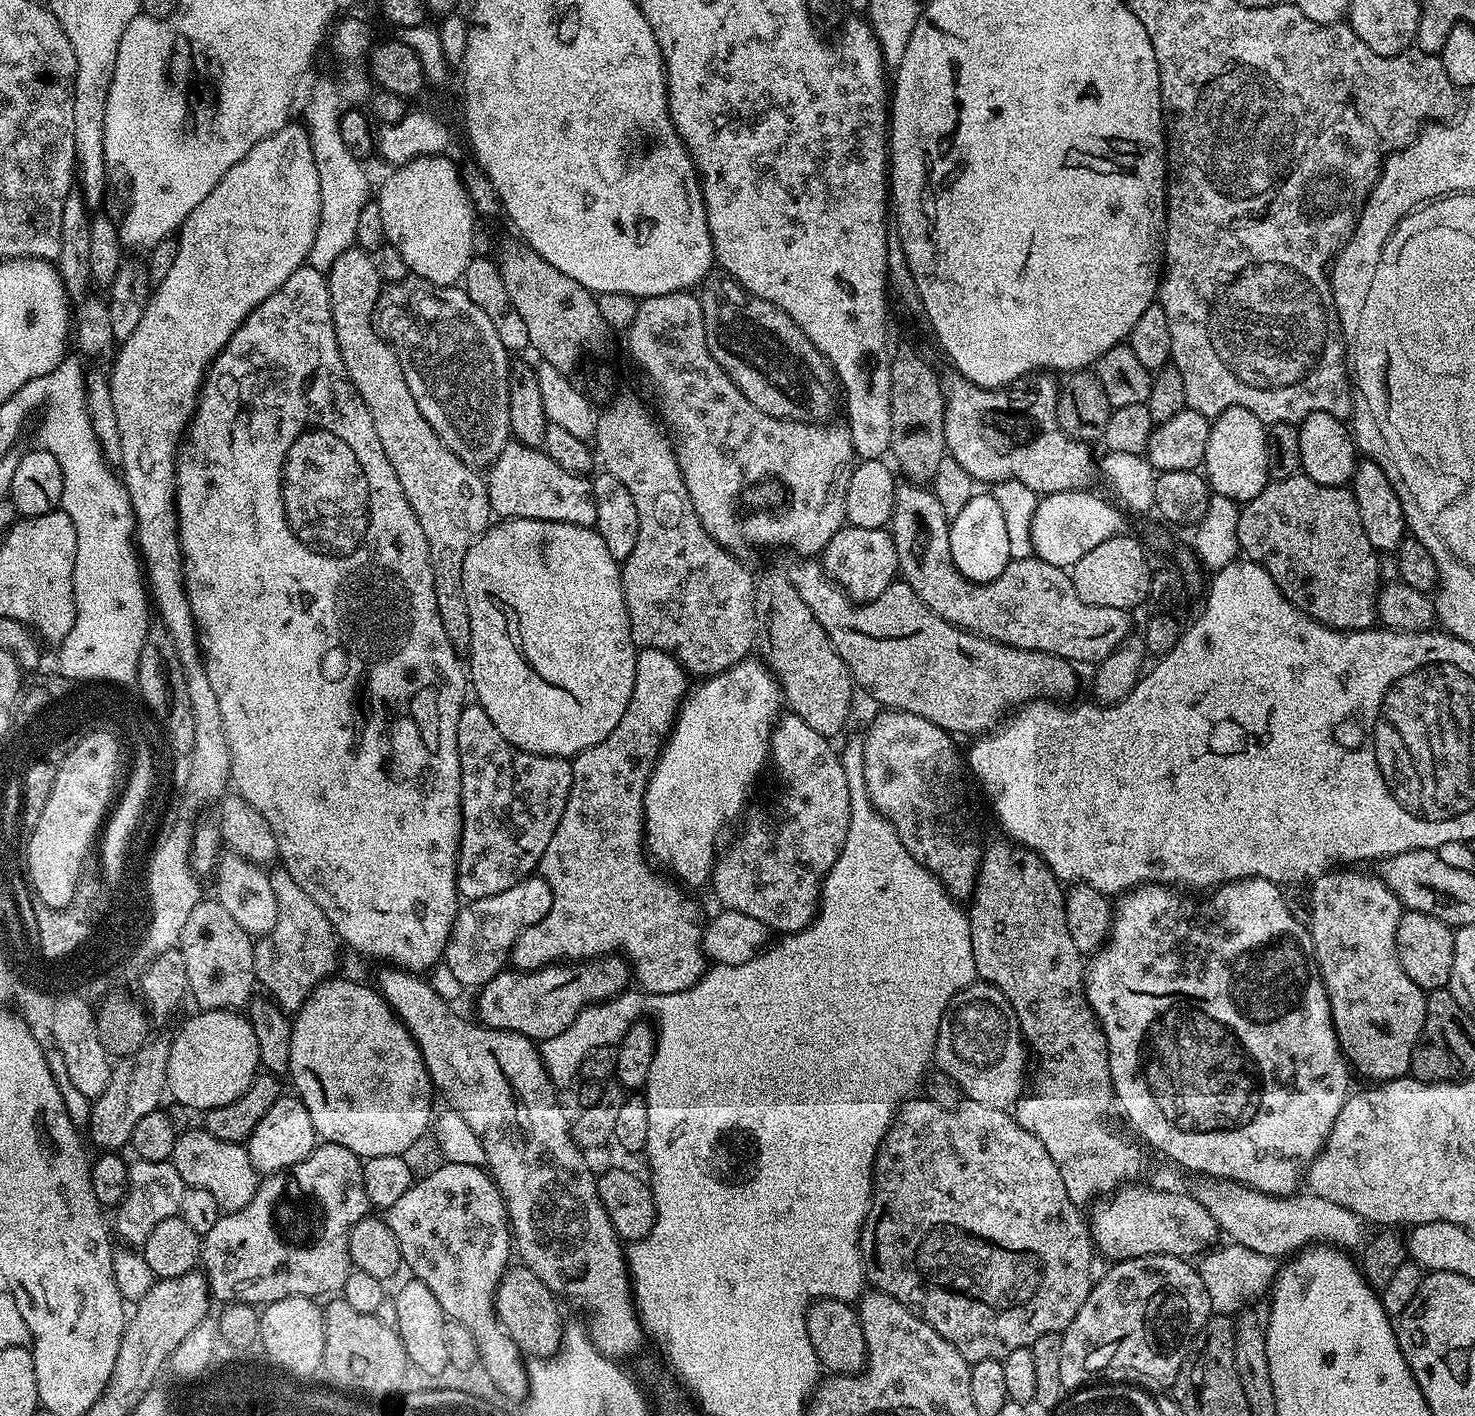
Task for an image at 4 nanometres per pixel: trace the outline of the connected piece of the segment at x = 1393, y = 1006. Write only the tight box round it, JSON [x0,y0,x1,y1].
[1306,870,1428,1082]

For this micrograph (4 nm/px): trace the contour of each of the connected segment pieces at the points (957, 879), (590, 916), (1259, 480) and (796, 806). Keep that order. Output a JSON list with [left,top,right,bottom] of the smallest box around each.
[[863,710,982,897],[510,648,706,996],[1202,406,1270,502],[710,715,850,934]]

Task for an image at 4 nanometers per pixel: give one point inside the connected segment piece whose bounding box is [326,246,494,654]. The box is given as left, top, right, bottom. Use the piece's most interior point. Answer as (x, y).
(450, 499)

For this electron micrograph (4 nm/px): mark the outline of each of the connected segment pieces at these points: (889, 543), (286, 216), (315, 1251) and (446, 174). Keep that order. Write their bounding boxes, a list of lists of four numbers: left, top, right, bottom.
[[822,526,900,602],[108,122,320,799],[200,1142,370,1306],[378,154,478,286]]

